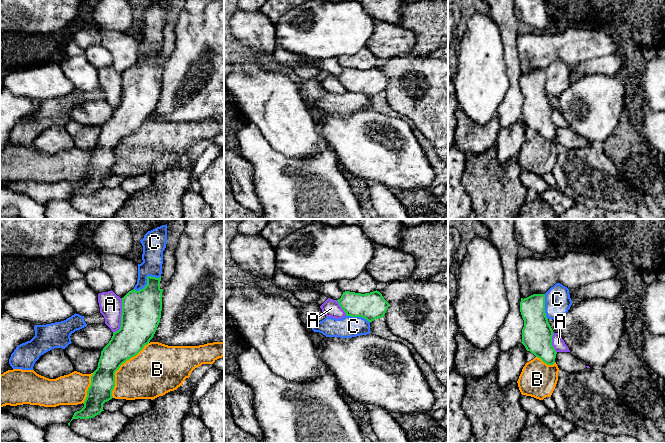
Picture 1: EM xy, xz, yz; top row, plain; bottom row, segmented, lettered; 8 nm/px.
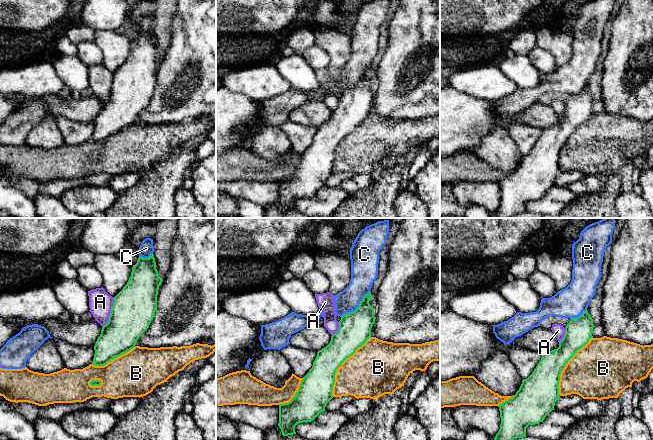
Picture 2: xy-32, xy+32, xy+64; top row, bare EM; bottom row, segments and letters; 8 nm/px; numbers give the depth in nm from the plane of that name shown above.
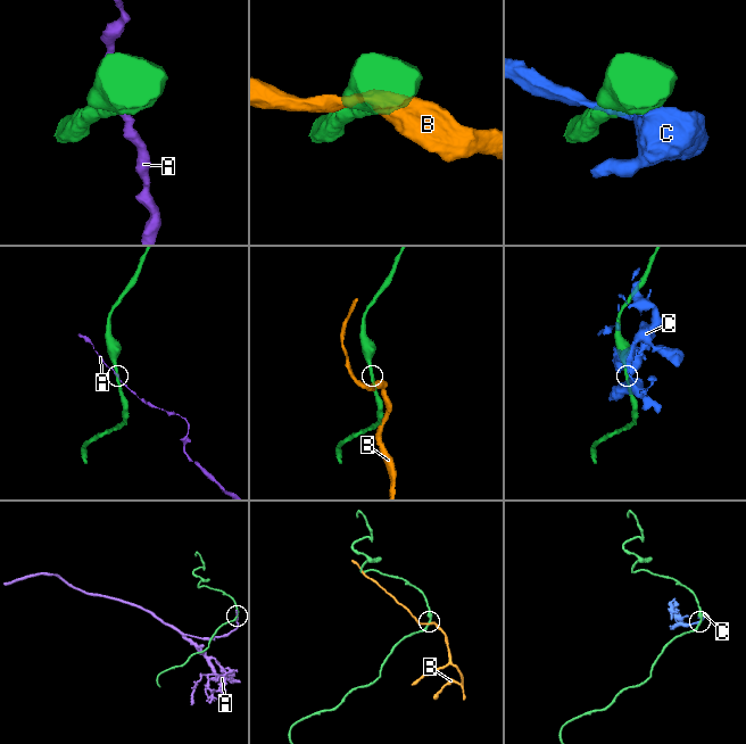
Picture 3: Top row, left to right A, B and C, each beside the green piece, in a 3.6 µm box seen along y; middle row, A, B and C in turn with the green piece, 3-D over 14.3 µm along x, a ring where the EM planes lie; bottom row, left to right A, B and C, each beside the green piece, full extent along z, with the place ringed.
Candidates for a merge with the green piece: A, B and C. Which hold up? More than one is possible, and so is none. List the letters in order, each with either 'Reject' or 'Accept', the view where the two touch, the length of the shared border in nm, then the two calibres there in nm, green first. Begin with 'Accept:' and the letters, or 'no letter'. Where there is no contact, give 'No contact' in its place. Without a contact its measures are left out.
Accept: C
A: Reject. Touches green in xy. Shared border 280 nm. Thickness 320 nm (green) against 180 nm
B: Reject. Touches green in xy. Shared border 550 nm. Thickness 240 nm (green) against 380 nm
C: Accept. Touches green in xy. Shared border 240 nm. Thickness 320 nm (green) against 170 nm

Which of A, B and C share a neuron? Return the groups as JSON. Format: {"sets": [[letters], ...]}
{"sets": [["A"], ["B"], ["C"]]}

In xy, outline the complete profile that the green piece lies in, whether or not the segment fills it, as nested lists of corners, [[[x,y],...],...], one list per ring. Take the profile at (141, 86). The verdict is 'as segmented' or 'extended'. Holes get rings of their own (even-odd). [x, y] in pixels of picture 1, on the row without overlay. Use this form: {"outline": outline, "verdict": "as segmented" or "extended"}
{"outline": [[[161,52],[147,53],[147,61],[136,67],[129,67],[122,74],[121,102],[109,119],[101,127],[98,143],[91,152],[91,161],[87,166],[87,173],[84,177],[84,183],[74,189],[73,195],[89,195],[100,190],[103,186],[103,180],[113,174],[112,167],[115,163],[115,148],[120,142],[130,134],[136,132],[145,121],[153,114],[160,99],[162,87],[162,68],[160,64]]], "verdict": "as segmented"}

